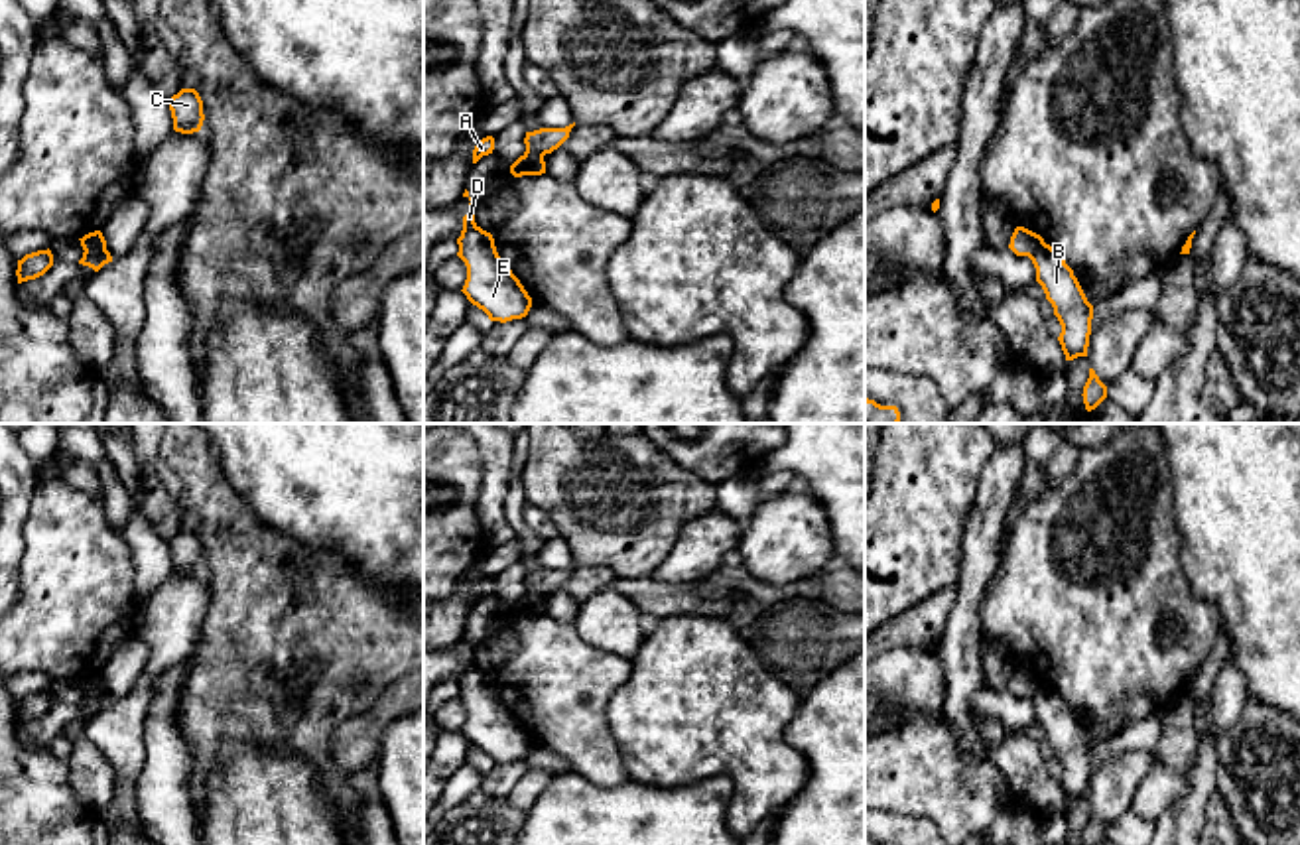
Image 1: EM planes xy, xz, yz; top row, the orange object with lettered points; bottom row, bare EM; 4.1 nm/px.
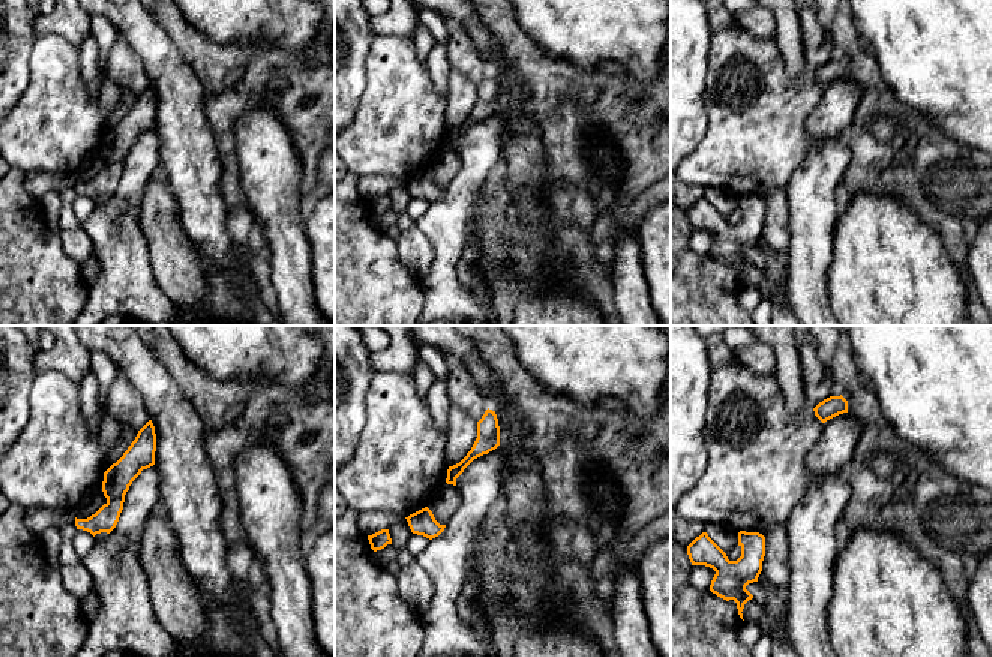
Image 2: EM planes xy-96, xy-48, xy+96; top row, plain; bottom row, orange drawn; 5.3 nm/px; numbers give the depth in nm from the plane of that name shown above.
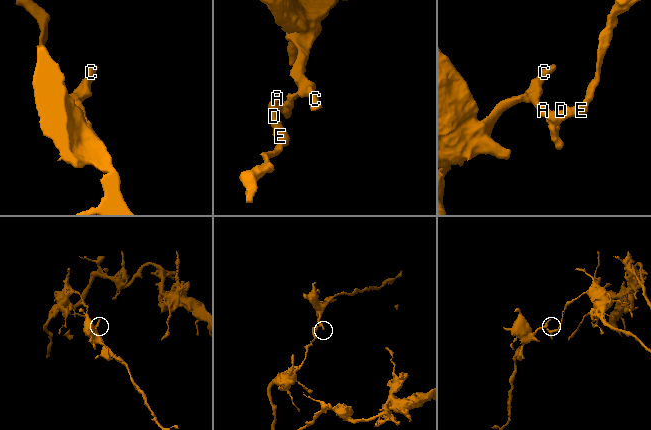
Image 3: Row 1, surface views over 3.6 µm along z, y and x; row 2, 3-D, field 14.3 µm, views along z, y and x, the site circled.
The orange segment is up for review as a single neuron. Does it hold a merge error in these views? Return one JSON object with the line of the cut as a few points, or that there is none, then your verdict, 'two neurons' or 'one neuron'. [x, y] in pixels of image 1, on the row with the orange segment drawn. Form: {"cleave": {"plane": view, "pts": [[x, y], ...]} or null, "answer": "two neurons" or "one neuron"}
{"cleave": {"plane": "xy", "pts": [[85, 249], [91, 249], [103, 264]]}, "answer": "two neurons"}

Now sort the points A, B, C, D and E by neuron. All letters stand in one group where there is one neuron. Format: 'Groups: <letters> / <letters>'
Groups: A B D E / C

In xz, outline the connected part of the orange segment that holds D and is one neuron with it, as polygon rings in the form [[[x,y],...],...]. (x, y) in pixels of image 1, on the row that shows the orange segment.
[[[465,189],[463,197],[471,203],[471,211],[463,217],[463,230],[457,238],[457,256],[467,266],[467,280],[463,293],[467,299],[483,309],[490,321],[512,321],[528,315],[532,297],[500,260],[494,238],[475,223],[475,199]]]

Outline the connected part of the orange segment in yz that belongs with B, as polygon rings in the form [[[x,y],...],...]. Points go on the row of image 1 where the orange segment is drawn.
[[[1044,240],[1030,256],[1036,268],[1036,282],[1042,286],[1046,299],[1054,307],[1054,315],[1062,325],[1058,337],[1066,360],[1087,357],[1093,305],[1087,301],[1073,270]]]

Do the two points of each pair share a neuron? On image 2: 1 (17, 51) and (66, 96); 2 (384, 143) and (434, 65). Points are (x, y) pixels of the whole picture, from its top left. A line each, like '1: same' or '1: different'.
1: different
2: different

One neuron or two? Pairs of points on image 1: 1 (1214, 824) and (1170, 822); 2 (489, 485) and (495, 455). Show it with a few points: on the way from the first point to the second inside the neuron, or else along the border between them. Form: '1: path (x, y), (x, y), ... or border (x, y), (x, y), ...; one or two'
1: border (1216, 788), (1202, 824); two
2: path (495, 477), (495, 463); one

